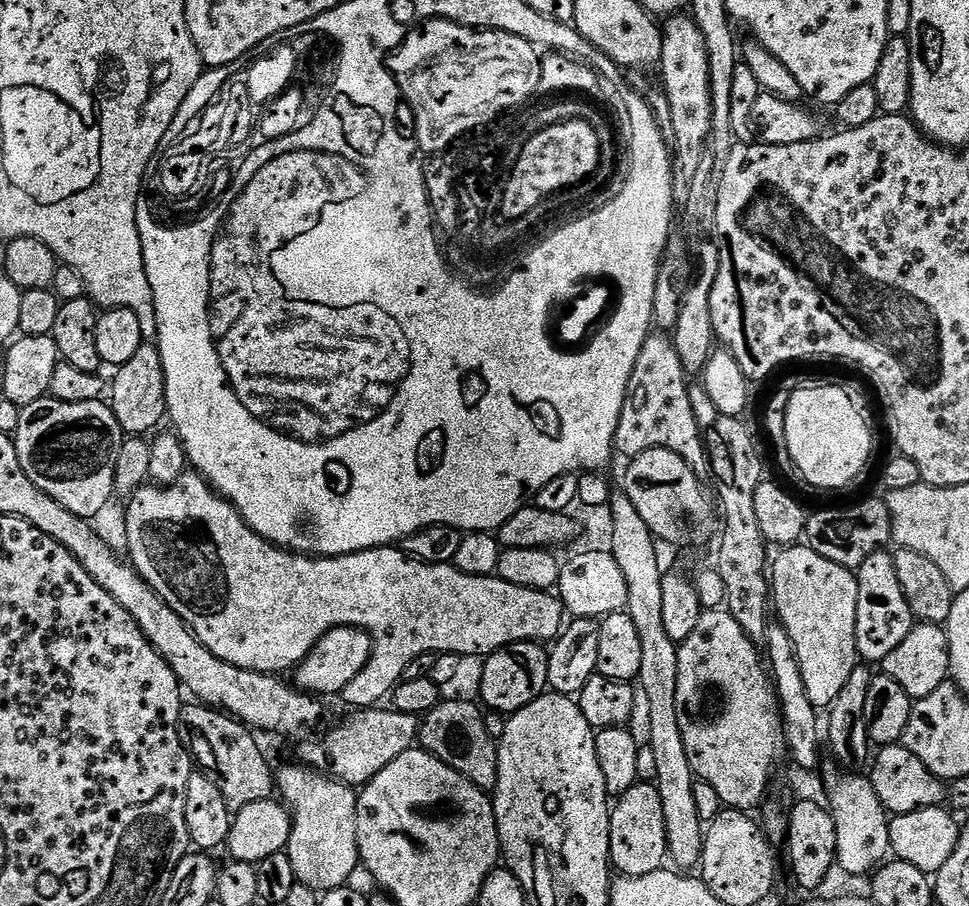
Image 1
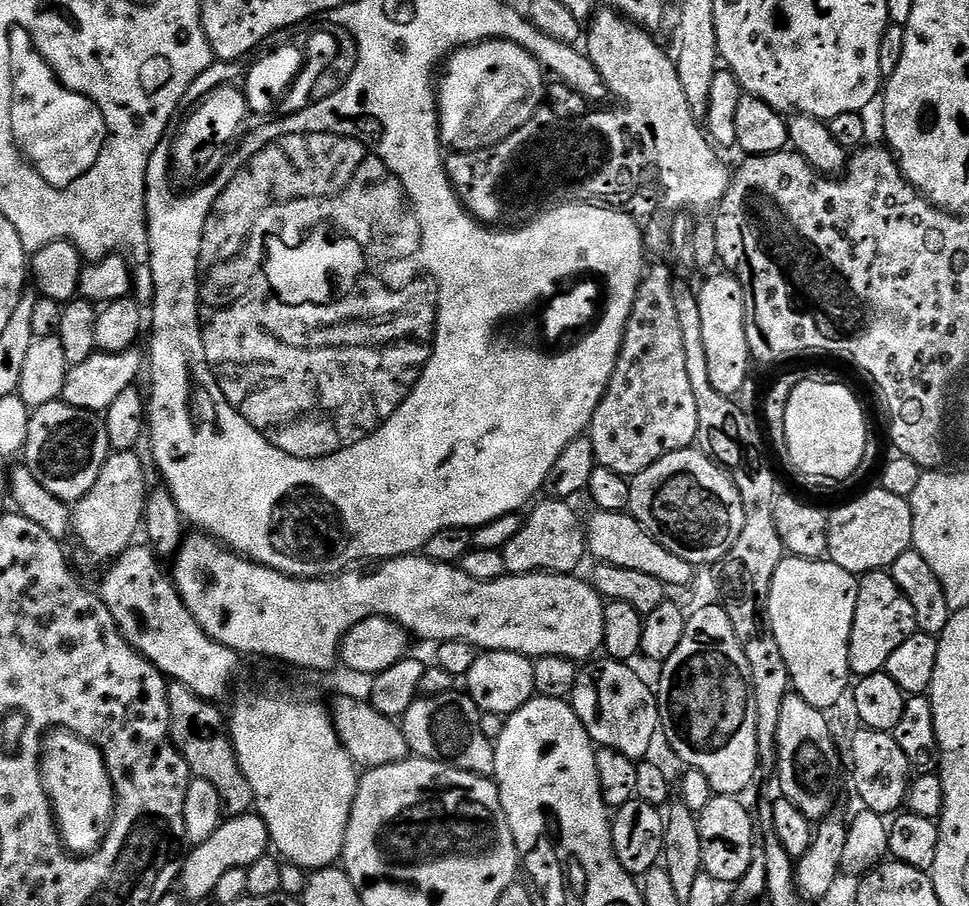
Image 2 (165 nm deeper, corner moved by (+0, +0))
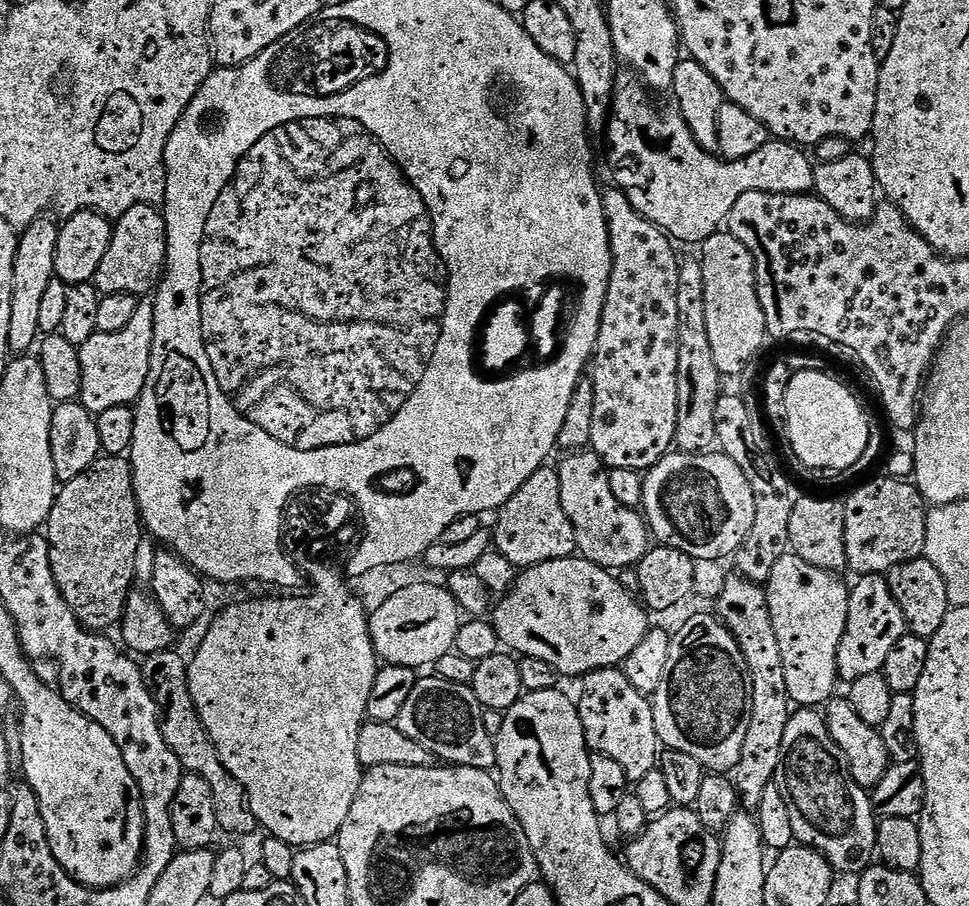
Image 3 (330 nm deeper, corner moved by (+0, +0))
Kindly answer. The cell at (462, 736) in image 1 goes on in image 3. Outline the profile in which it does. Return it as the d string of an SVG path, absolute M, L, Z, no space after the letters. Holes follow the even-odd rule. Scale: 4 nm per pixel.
M429 674L425 680L417 679L410 699L394 723L406 738L414 738L418 746L430 750L445 765L492 770L496 768L496 741L486 734L484 712L471 686L446 682Z

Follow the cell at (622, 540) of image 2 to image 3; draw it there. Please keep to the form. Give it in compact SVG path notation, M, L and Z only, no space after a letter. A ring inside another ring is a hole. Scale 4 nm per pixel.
M591 450L573 452L558 464L562 510L574 526L576 552L585 560L609 570L639 565L650 547L647 523L635 508L624 508L610 491L610 471L607 464Z

